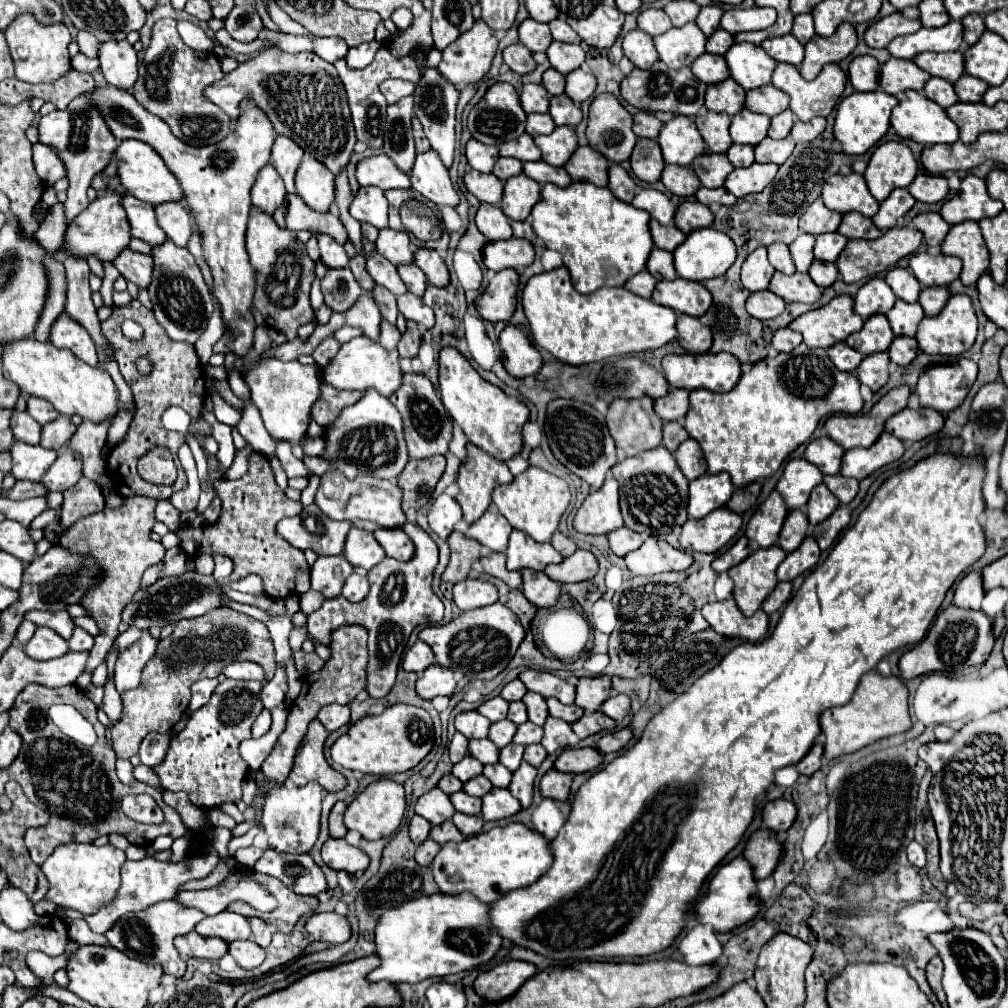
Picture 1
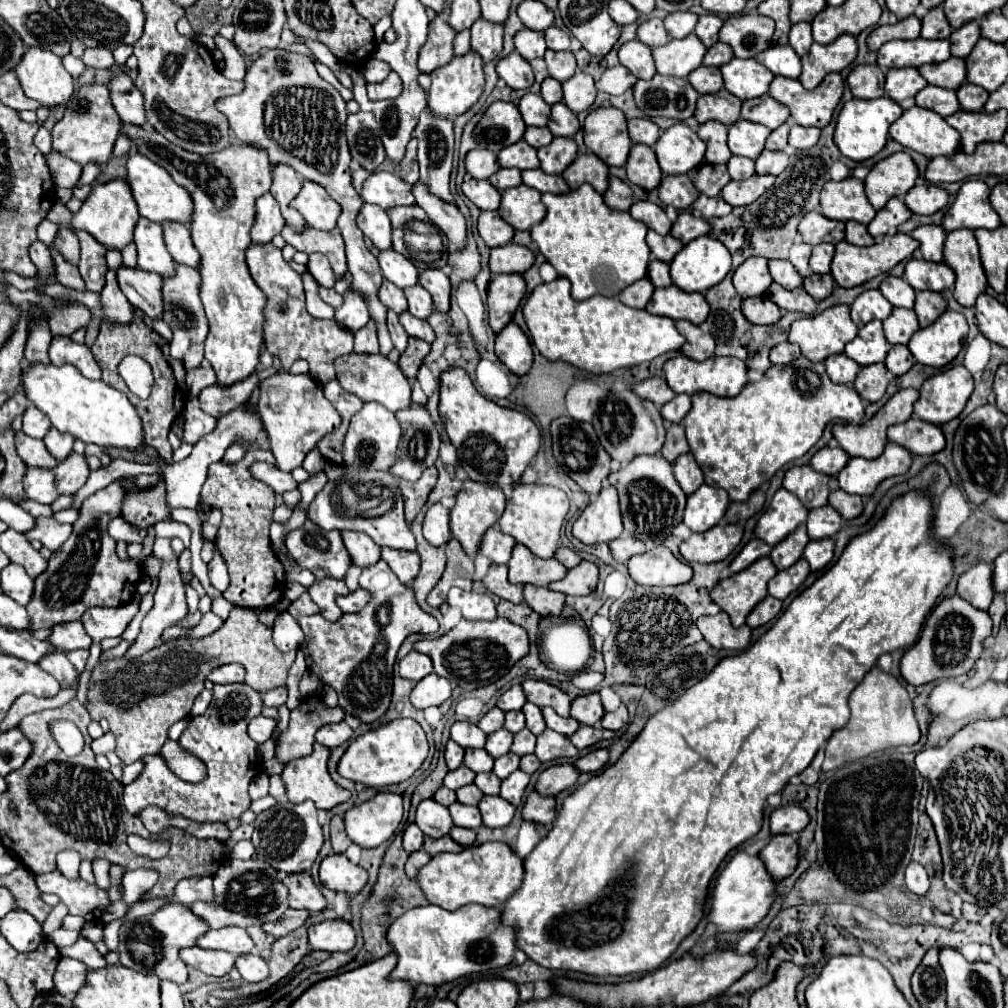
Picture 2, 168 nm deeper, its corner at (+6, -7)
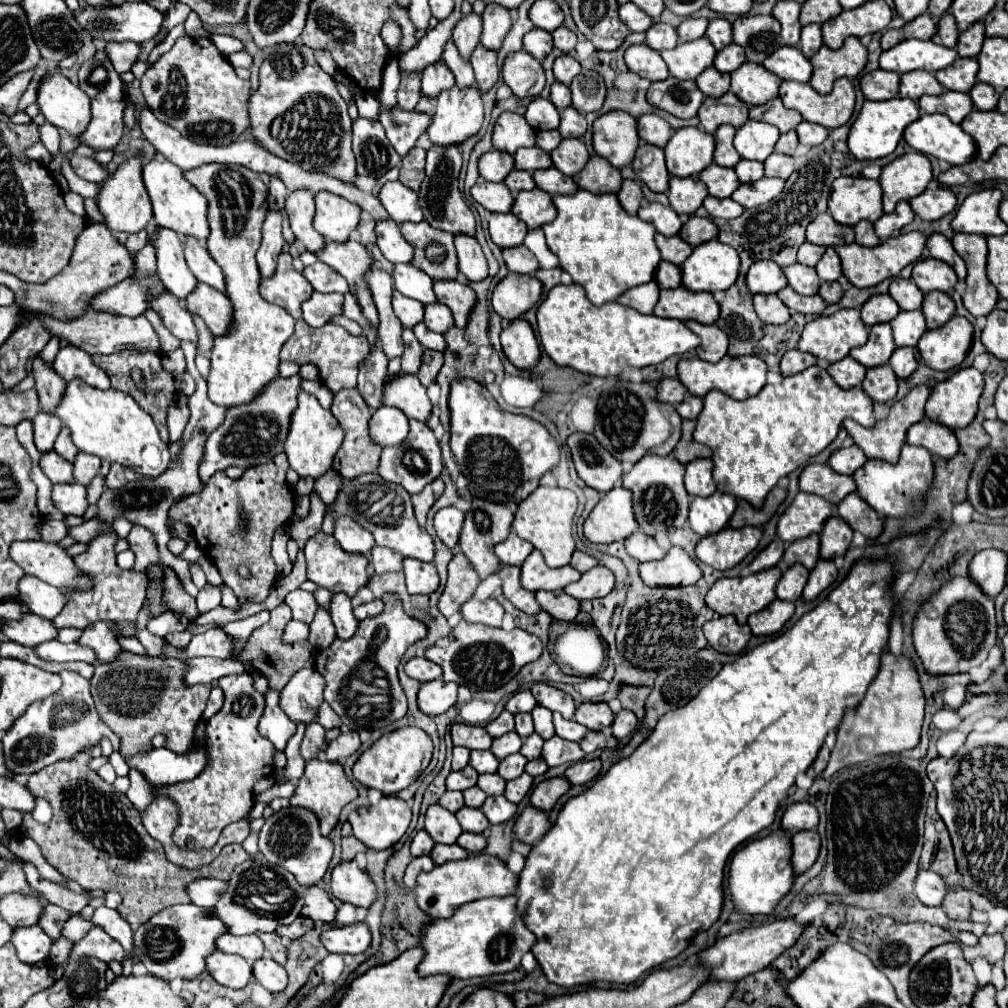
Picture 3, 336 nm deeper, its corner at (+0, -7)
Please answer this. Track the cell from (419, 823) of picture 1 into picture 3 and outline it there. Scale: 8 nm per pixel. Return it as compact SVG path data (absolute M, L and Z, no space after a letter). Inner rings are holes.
M419 831L415 837L413 837L413 843L411 843L411 853L413 857L419 857L419 855L429 855L431 849L433 849L435 841L429 837L427 831Z

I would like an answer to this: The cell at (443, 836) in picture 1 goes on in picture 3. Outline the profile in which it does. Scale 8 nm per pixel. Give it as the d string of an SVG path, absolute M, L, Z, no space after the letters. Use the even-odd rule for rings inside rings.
M435 845L431 851L431 859L437 865L443 865L447 861L457 861L457 859L467 859L469 853L461 849L459 845Z

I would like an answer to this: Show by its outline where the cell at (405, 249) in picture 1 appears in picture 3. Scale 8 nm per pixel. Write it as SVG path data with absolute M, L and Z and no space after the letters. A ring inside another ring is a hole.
M397 263L393 271L393 283L395 289L405 297L417 299L423 305L437 303L437 297L433 293L433 279L429 275L423 275L423 271L419 271L413 265Z

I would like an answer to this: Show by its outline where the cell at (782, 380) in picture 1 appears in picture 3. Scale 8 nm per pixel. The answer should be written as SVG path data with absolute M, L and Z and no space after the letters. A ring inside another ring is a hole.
M813 365L793 377L785 377L779 387L765 385L755 397L735 401L721 391L703 397L703 411L693 437L713 451L713 479L717 491L735 495L761 509L769 491L781 477L819 455L839 433L843 419L851 417L863 427L873 427L873 401L861 387L843 391L821 365Z

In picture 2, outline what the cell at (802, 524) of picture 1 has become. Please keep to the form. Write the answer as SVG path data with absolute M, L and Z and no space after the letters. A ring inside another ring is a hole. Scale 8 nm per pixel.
M801 525L791 535L787 535L781 543L777 543L771 549L771 555L769 557L777 565L777 569L791 567L803 555L803 549L805 549L807 541L809 541L807 529L805 529L805 525Z

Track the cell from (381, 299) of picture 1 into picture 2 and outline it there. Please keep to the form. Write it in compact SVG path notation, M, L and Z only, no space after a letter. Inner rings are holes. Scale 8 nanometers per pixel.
M387 311L387 327L389 327L389 333L391 333L391 339L393 339L395 349L397 349L399 353L403 353L403 349L407 347L409 335L407 335L405 329L401 327L401 323L399 323L395 311Z

